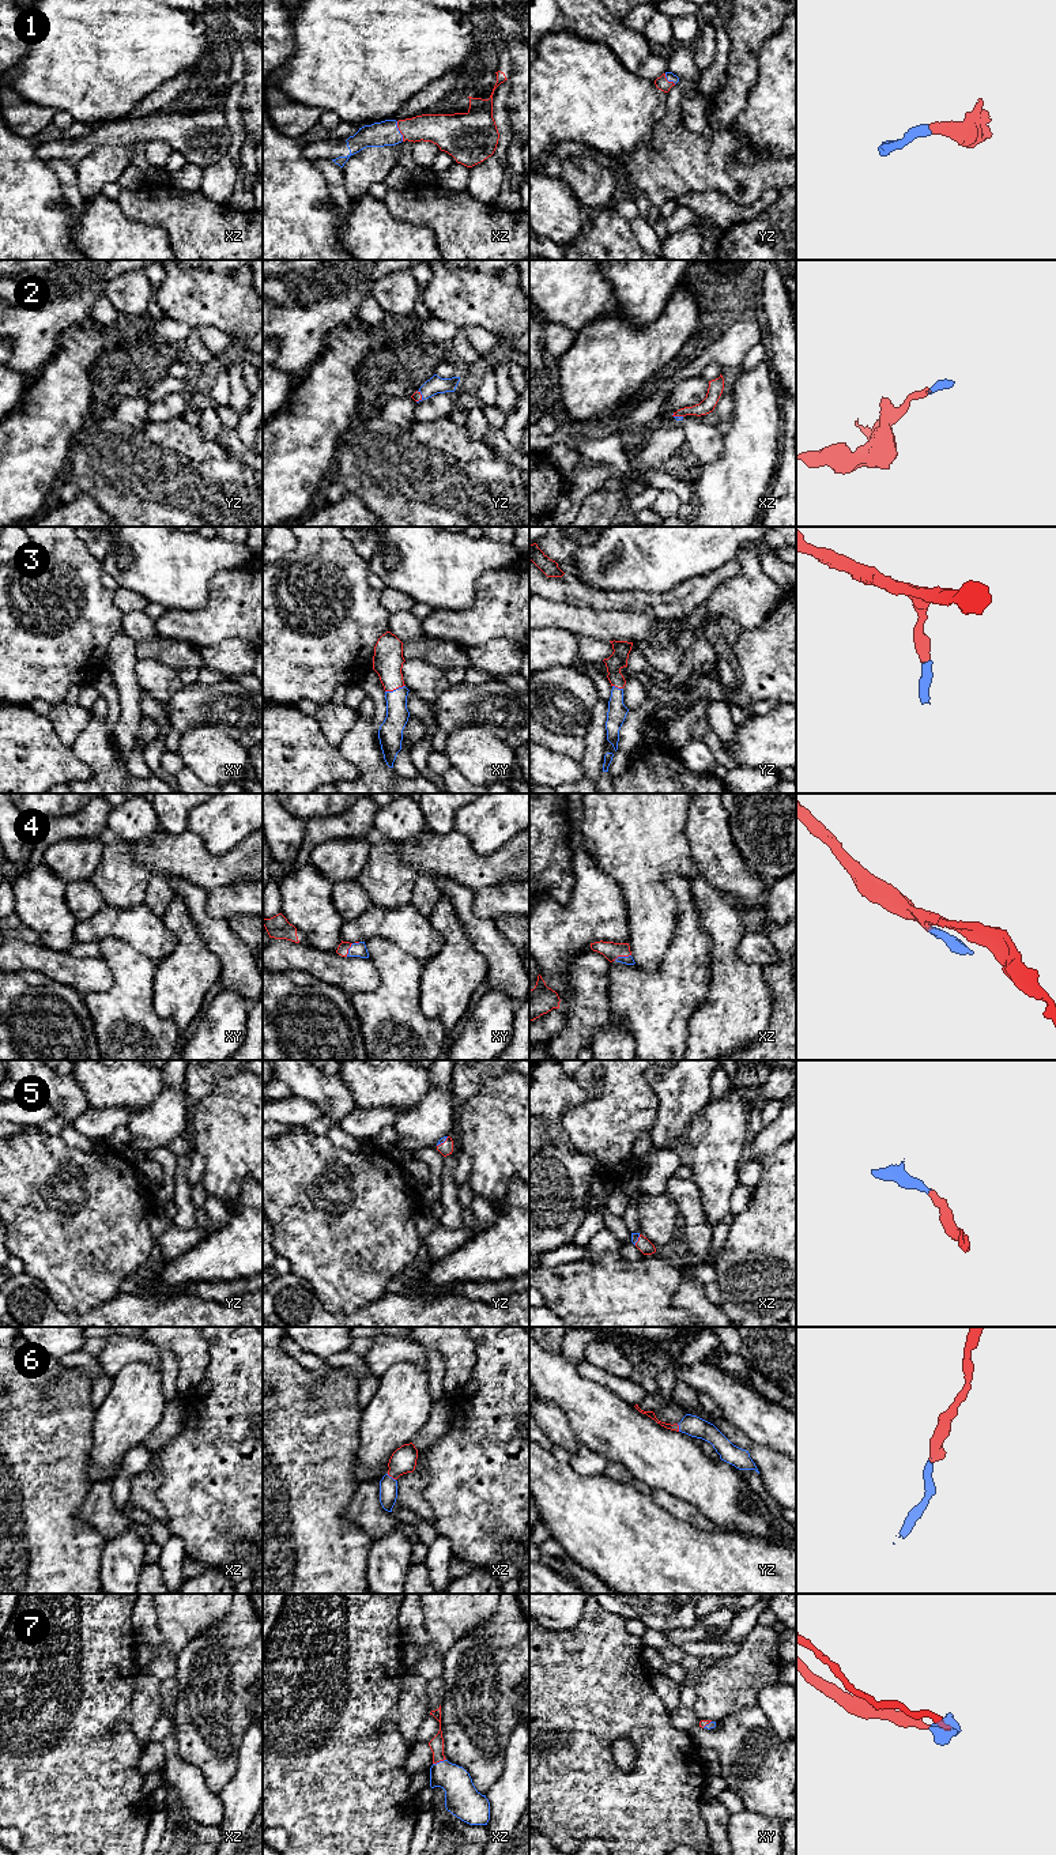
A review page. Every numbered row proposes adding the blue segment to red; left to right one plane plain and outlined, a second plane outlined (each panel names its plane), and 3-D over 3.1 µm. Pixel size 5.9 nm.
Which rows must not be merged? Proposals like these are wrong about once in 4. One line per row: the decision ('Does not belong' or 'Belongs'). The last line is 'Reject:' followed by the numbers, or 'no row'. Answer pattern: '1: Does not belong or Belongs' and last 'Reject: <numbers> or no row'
1: Belongs
2: Belongs
3: Belongs
4: Belongs
5: Belongs
6: Belongs
7: Belongs
Reject: no row

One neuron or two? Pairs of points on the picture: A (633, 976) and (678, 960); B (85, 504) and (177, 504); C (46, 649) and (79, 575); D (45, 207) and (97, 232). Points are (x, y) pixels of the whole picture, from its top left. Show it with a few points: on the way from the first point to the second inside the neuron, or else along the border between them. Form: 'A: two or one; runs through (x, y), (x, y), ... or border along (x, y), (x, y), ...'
A: one; runs through (644, 977), (660, 977), (667, 971)
B: two; border along (79, 491), (89, 496), (104, 512)
C: one; runs through (48, 630), (51, 611), (63, 598), (63, 592)
D: two; border along (76, 214), (76, 226), (72, 236), (74, 245)

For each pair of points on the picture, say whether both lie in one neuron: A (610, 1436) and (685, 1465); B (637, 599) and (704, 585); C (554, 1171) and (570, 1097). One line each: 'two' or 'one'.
A: one
B: one
C: one

